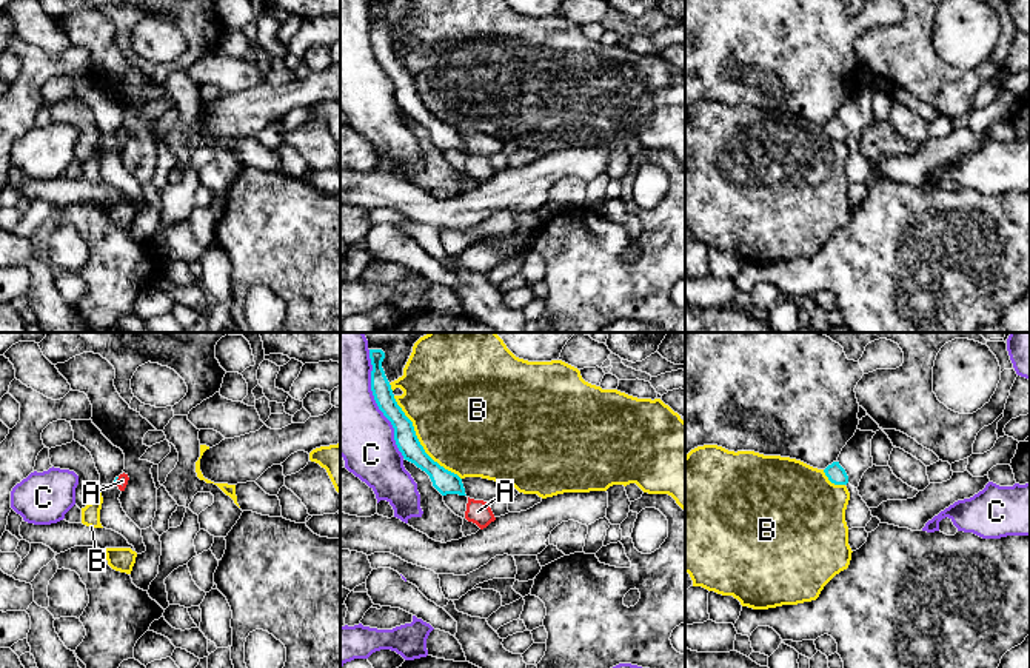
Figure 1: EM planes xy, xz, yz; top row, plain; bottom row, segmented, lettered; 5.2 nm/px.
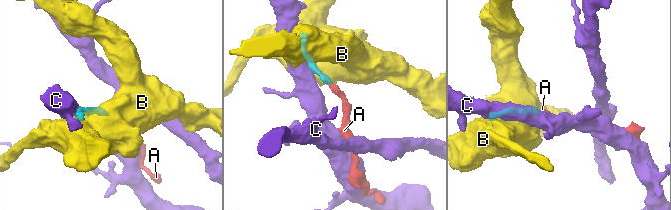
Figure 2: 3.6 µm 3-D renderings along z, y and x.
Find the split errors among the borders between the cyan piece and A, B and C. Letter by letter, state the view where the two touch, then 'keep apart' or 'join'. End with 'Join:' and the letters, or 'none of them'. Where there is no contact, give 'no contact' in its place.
A: xy | join
B: xz | keep apart
C: xz | keep apart
Join: A

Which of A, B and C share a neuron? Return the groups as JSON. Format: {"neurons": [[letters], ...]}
{"neurons": [["A"], ["B"], ["C"]]}

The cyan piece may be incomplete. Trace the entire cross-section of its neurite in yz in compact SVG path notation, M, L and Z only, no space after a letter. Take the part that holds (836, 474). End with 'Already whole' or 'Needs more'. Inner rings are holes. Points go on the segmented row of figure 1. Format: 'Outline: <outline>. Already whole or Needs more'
Outline: M833 462L824 469L825 476L828 480L834 485L847 485L848 483L848 476L845 469L839 465L839 462Z. Already whole

